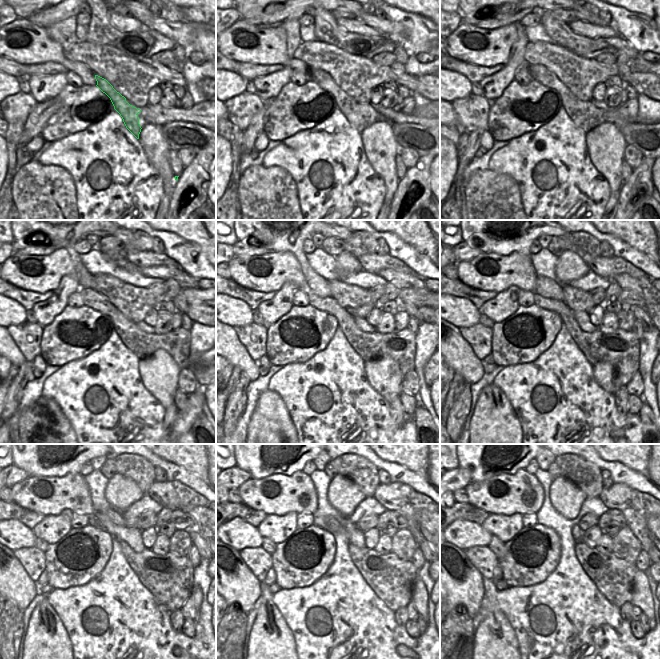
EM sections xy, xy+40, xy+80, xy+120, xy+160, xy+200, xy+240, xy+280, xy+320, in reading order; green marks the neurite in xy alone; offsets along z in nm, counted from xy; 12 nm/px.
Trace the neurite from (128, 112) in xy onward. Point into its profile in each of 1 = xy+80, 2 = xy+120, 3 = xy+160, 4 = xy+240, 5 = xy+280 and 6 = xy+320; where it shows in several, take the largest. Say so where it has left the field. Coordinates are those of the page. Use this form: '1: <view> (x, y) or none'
1: xy+80 (539, 73)
2: xy+120 (91, 298)
3: xy+160 (328, 304)
4: xy+240 (143, 580)
5: xy+280 (367, 579)
6: xy+320 (593, 580)

